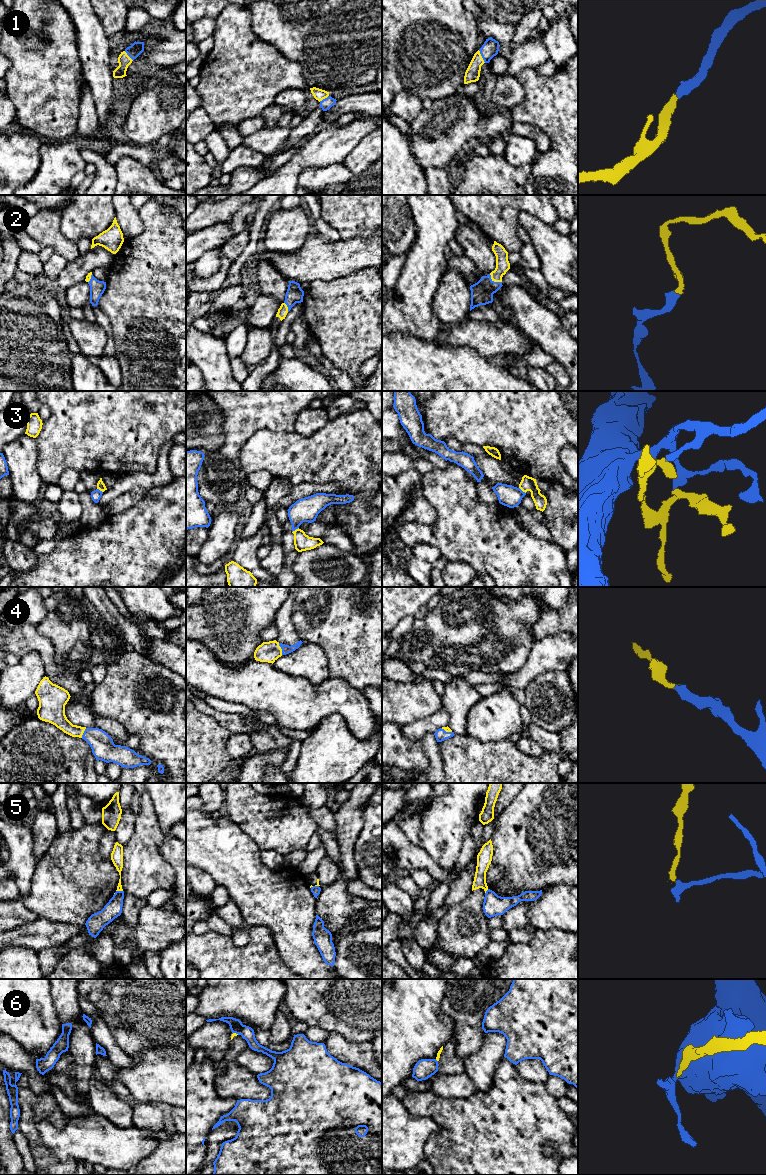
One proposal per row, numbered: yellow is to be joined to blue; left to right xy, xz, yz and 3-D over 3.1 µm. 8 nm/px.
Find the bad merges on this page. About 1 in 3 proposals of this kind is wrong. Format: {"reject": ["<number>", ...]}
{"reject": ["3", "5", "6"]}

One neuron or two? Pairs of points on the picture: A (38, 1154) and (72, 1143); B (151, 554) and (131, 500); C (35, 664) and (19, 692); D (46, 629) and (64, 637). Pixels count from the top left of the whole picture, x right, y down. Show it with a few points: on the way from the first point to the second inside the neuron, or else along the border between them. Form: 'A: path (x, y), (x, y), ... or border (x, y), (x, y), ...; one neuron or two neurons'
A: border (53, 1153), (61, 1161), (65, 1162); two neurons
B: border (147, 491), (133, 505), (116, 513), (110, 511); two neurons
C: path (30, 671), (19, 682), (19, 685); one neuron
D: path (50, 629), (56, 629), (60, 633); one neuron

